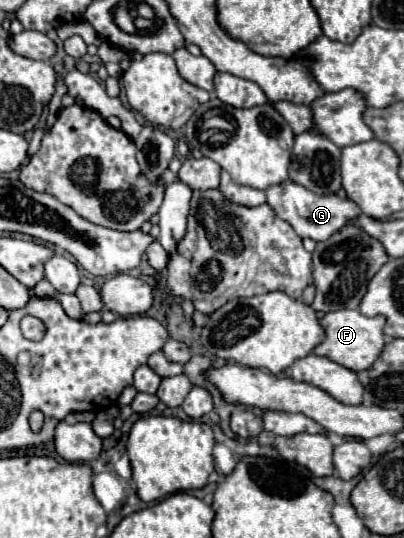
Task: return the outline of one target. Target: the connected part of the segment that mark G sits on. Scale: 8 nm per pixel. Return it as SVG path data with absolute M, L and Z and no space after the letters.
M290 179L280 183L280 185L268 187L266 189L266 197L268 197L268 205L276 211L276 215L280 219L288 221L292 225L292 229L300 237L310 237L314 241L330 239L336 231L340 231L344 225L356 221L362 215L360 207L352 199L348 199L348 197L340 197L336 193L318 195L318 193L306 189L304 185L290 181Z

